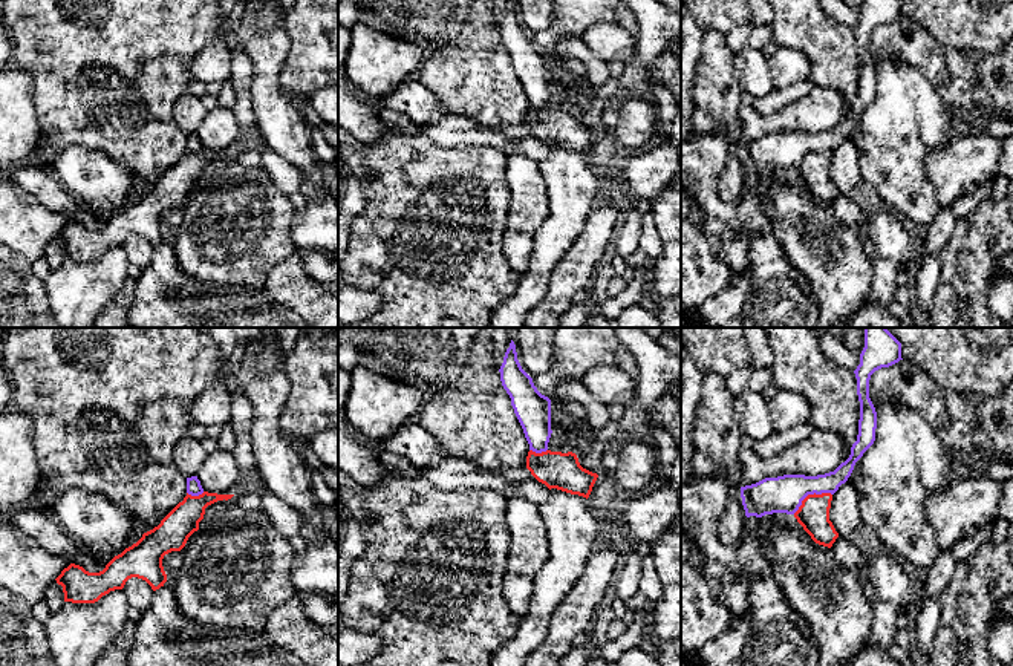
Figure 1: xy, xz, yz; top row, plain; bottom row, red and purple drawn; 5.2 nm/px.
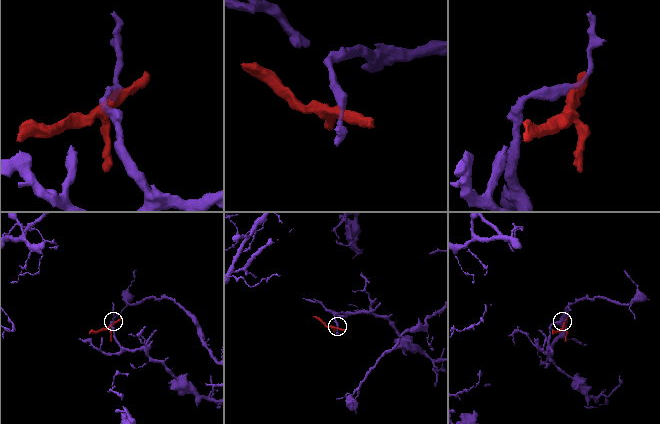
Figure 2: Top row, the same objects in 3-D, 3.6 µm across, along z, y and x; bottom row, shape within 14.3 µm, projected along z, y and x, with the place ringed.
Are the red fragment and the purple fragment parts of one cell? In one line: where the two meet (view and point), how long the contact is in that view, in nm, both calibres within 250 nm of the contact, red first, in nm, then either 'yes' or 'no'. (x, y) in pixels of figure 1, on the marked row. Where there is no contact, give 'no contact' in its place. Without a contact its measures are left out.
yz (810, 495) | 240 nm | 170/190 nm | no

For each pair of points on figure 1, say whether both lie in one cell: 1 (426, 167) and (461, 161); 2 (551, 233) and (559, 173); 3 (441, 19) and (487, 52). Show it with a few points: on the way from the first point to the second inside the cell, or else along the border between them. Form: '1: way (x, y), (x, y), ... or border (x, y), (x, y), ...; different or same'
1: way (435, 167), (452, 167); same
2: way (560, 218), (560, 189); same
3: border (469, 16), (452, 42), (430, 52); different

